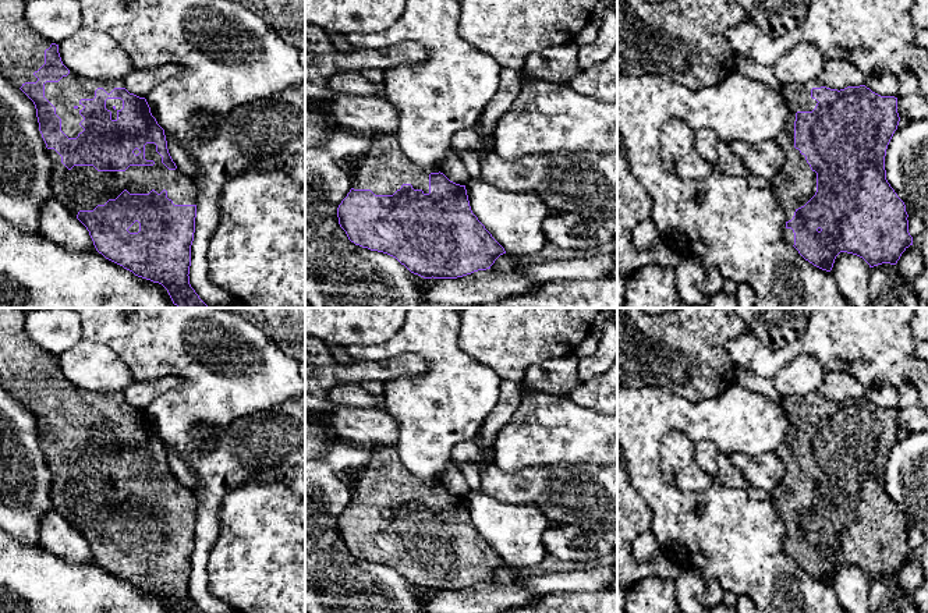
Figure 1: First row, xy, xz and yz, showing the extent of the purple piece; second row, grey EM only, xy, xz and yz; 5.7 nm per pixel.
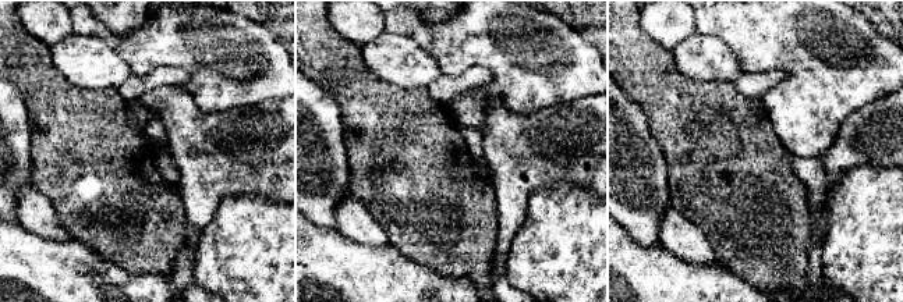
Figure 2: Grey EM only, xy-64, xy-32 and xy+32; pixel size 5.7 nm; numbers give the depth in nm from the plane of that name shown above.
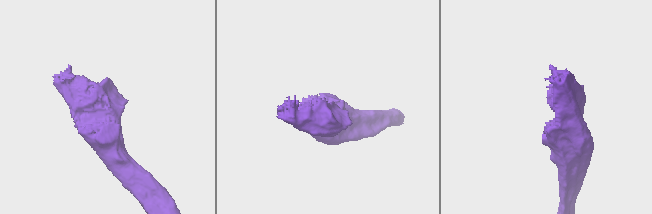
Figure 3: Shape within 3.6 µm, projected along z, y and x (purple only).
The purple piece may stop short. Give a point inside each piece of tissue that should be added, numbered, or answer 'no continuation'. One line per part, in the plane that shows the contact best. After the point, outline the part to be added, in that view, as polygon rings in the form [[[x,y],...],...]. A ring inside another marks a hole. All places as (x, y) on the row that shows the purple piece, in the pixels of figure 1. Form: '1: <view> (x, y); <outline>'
1: xy (66, 94); [[[71,71],[59,82],[45,84],[45,98],[56,107],[56,114],[61,118],[61,131],[68,138],[77,138],[78,134],[84,131],[79,125],[84,120],[79,114],[84,109],[79,100],[93,99],[98,88],[103,88],[107,93],[110,93],[114,88],[125,86],[123,81],[100,82],[79,77]]]

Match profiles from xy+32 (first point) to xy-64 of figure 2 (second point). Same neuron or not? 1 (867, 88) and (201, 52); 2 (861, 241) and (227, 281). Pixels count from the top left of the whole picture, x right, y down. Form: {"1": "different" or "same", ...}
{"1": "same", "2": "same"}

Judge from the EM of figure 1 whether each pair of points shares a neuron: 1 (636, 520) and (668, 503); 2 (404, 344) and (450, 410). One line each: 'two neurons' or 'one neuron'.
1: two neurons
2: one neuron

